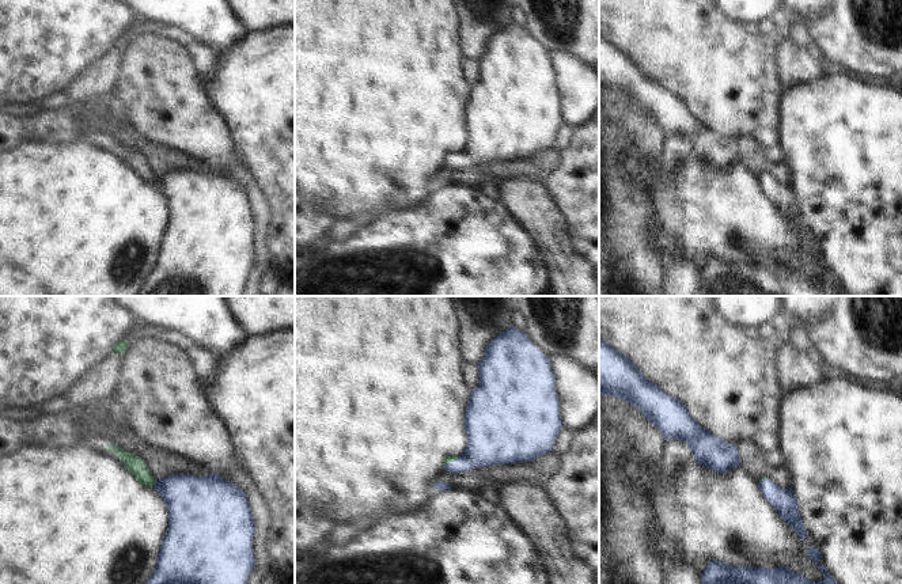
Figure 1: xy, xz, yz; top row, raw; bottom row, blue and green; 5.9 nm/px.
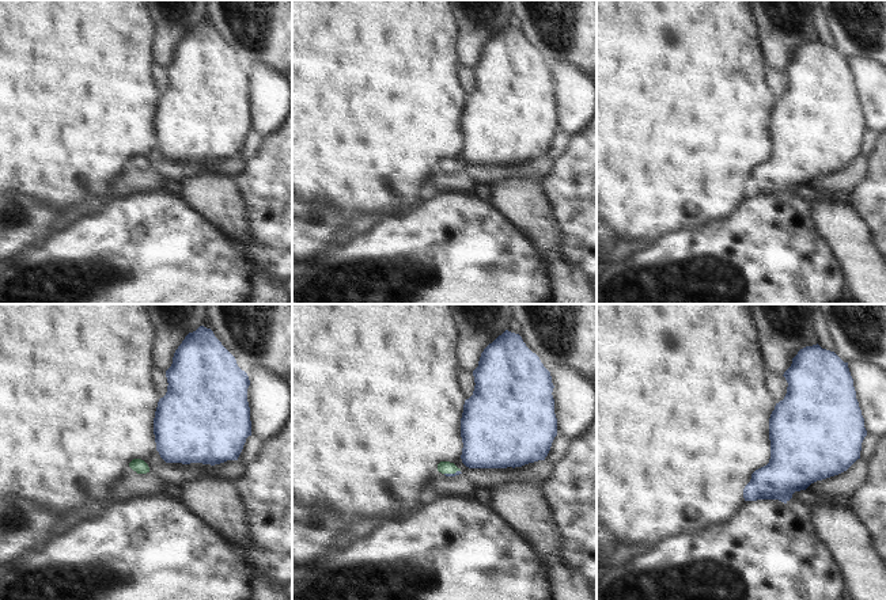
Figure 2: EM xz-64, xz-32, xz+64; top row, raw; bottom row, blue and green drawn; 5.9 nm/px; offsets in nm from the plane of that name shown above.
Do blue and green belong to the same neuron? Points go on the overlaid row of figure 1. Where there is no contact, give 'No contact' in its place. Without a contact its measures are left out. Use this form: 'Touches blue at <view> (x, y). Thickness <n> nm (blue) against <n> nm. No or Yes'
Touches blue at xy (154, 484). Thickness 300 nm (blue) against 110 nm. Yes.

